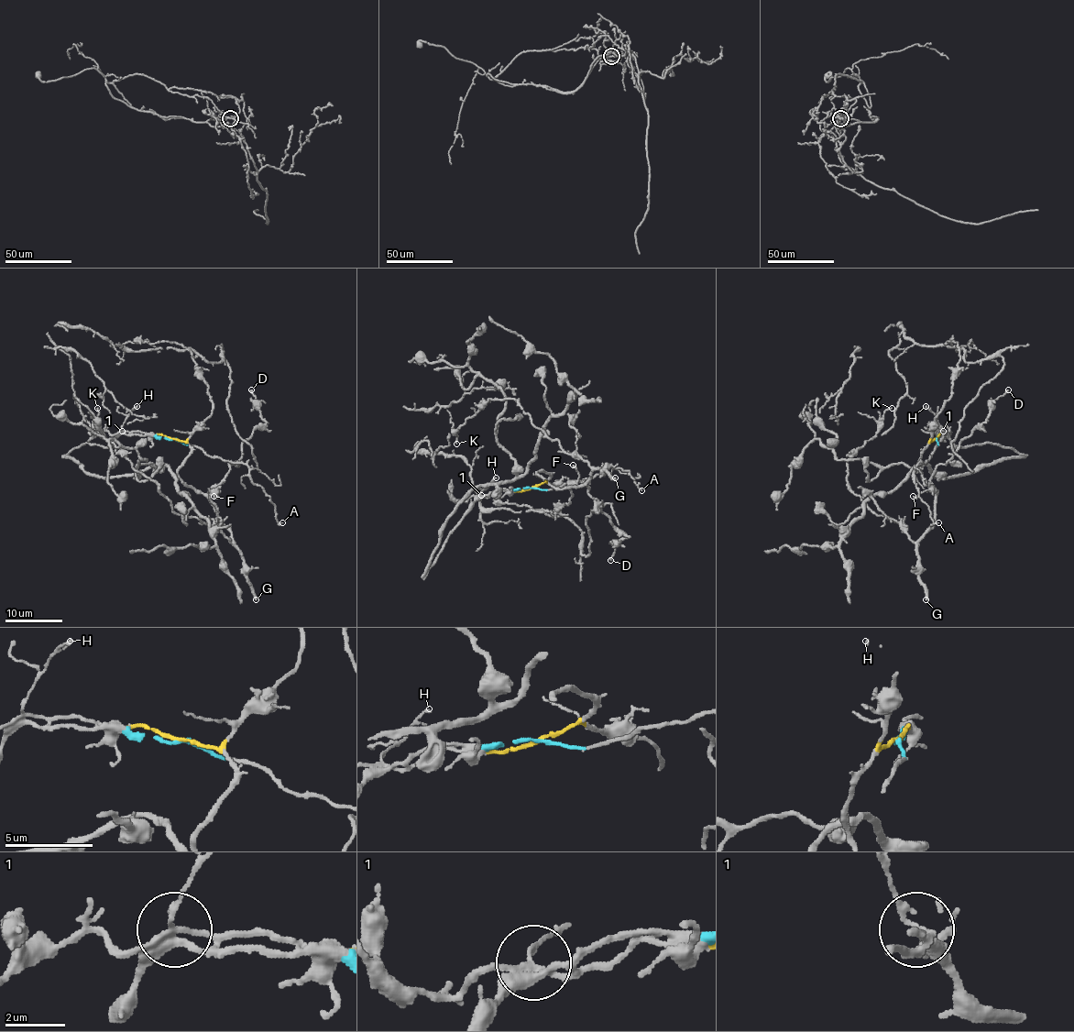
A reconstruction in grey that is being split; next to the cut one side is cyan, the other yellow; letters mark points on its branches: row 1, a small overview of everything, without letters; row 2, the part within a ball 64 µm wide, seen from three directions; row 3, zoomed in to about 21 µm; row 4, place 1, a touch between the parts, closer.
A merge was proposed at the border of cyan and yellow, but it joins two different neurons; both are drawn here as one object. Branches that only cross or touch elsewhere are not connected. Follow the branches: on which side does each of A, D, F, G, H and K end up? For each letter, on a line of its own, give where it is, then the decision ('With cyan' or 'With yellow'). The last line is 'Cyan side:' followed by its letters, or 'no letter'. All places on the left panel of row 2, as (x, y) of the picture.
A: Place: (282, 522). With cyan
D: Place: (251, 389). With yellow
F: Place: (213, 496). With yellow
G: Place: (256, 599). With yellow
H: Place: (136, 406). With cyan
K: Place: (97, 408). With yellow
Cyan side: A, H

